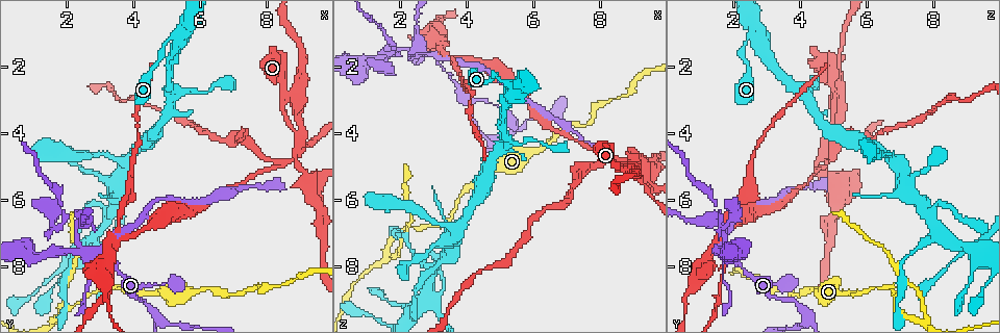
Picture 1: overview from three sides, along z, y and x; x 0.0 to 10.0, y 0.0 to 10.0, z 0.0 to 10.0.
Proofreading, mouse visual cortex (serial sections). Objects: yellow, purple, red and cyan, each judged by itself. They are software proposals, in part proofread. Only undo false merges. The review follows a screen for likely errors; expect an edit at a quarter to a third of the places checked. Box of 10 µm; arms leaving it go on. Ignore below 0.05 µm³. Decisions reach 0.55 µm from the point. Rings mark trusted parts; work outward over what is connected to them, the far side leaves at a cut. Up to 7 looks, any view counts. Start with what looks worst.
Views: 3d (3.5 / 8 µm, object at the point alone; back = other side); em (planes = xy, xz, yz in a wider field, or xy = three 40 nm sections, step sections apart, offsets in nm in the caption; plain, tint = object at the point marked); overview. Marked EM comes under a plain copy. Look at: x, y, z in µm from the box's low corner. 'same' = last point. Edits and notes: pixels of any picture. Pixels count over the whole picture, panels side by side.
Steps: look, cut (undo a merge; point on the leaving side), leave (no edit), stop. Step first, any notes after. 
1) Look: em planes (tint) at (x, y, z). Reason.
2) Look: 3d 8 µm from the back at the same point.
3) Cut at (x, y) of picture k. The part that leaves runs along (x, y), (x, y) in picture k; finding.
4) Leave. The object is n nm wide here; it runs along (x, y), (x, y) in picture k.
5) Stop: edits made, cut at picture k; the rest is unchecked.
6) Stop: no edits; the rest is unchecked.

Look: 3d 8 µm at (8.80, 2.85, 5.05). Branch point.

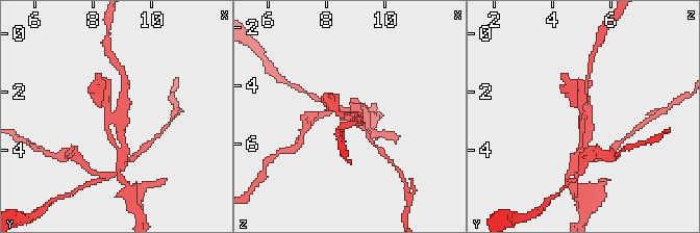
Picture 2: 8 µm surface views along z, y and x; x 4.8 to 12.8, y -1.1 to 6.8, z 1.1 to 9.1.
Look: em xy step 5 (tint) at the same point.

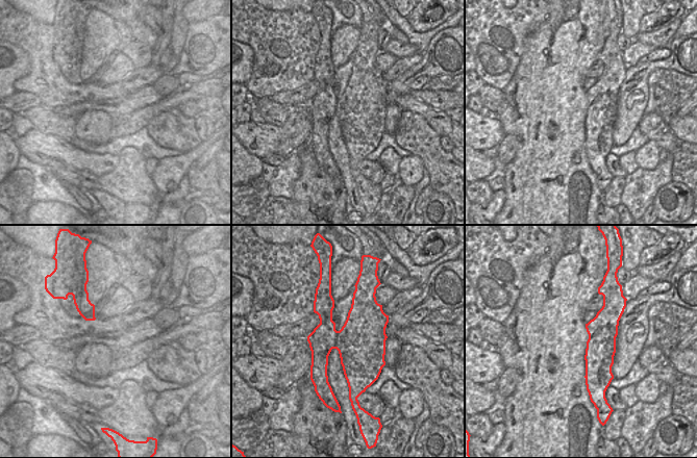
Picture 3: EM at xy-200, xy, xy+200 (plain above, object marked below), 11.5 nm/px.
Leave. It runs along (100, 96), (121, 122), (123, 145) in picture 2; continuous, no second cell.

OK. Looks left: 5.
Look: 3d 3.5 µm from the back at (8.95, 4.55, 4.75). Narrows sharply.

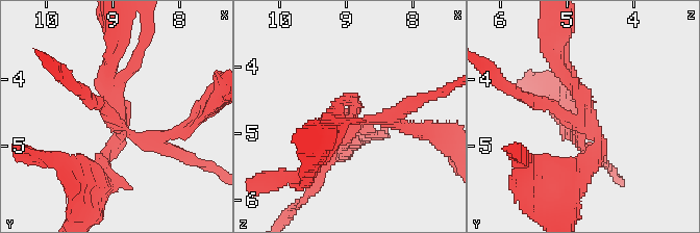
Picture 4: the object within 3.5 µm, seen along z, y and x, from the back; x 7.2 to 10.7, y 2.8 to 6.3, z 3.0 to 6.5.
Look: em xy step 5 (tint) at (8.95, 4.60, 4.75). 4 arms meet here; the arms are 200, 200, 200, 200 nm wide; now the EM.

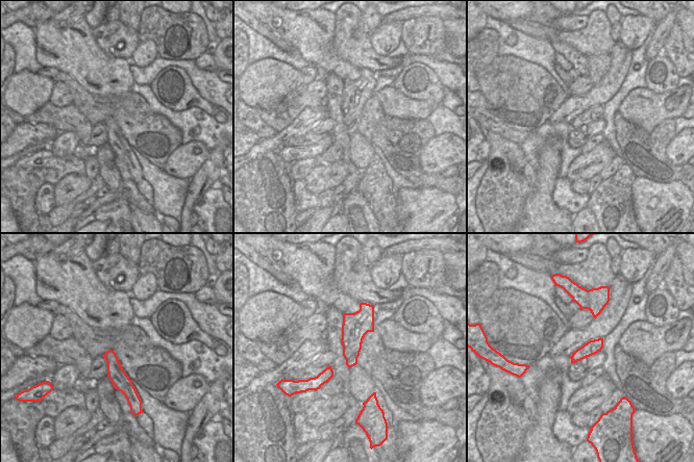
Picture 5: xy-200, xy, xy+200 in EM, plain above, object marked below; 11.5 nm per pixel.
Cut at (544, 98) of picture 4. The part that leaves runs along (123, 128), (148, 147), (213, 166) in picture 4; a second cell is stuck on.

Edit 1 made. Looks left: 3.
Look: overview. Redraw.

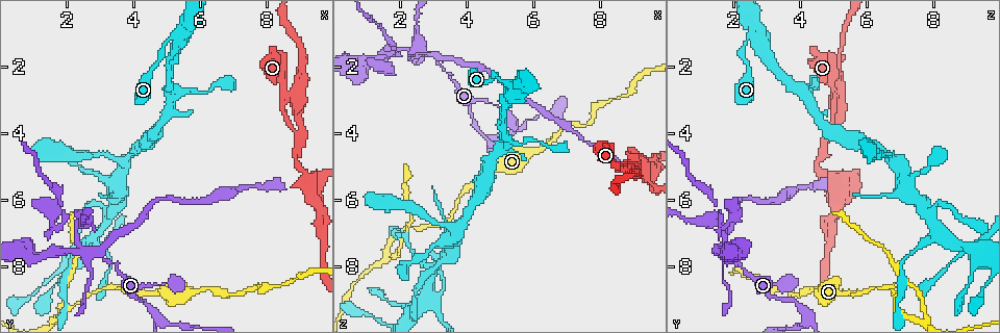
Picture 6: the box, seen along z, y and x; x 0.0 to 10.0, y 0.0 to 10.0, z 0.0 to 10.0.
Look: 3d 8 µm from the back at (7.60, 8.60, 3.75). Abrupt turn.

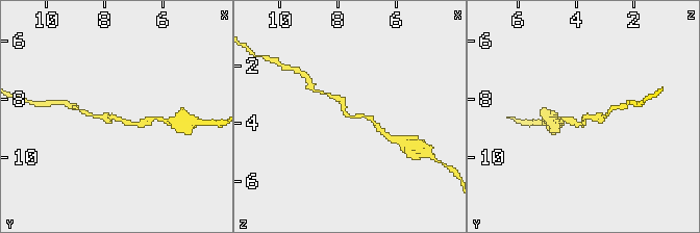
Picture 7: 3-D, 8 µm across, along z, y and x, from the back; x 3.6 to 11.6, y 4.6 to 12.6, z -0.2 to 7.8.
Look: 3d 3.5 µm at the same point. Closer look.

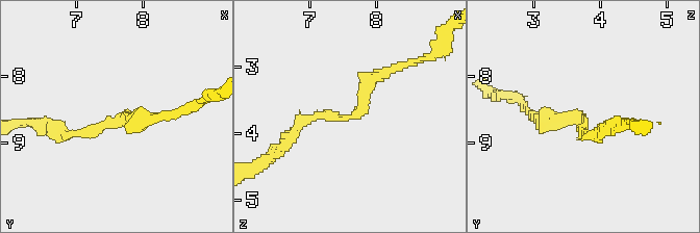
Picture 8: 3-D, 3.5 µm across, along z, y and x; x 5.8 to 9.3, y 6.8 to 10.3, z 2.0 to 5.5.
Leave. It runs along (59, 133), (165, 113) in picture 8; continuous, no second cell.

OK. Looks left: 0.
Stop: edits made, cut at picture 4; the rest is unchecked.

